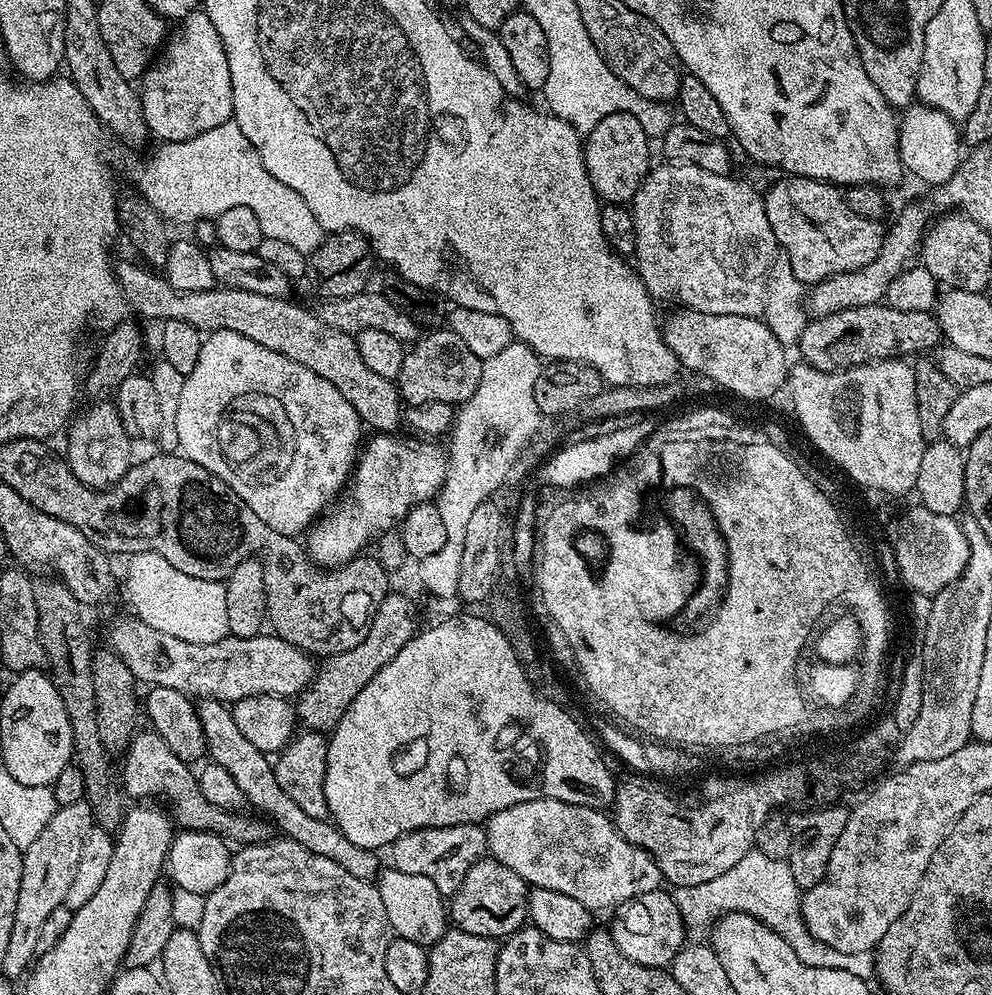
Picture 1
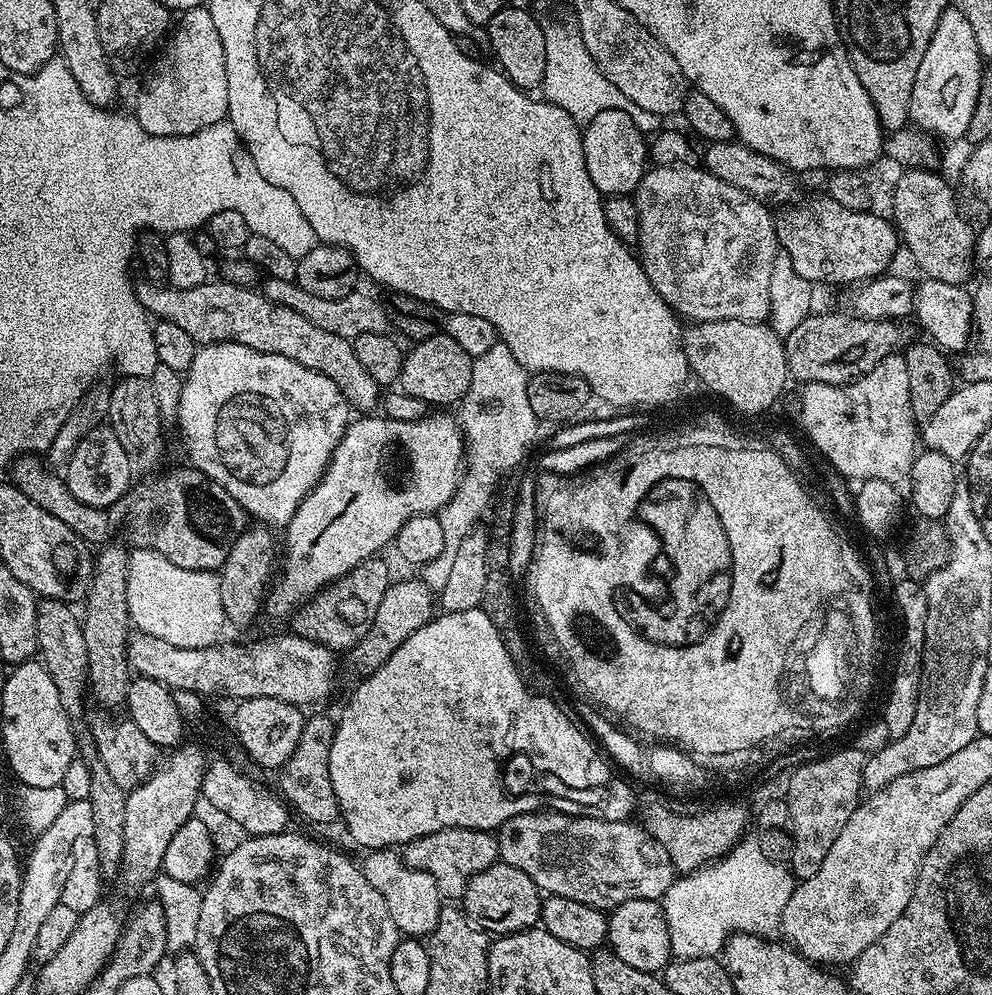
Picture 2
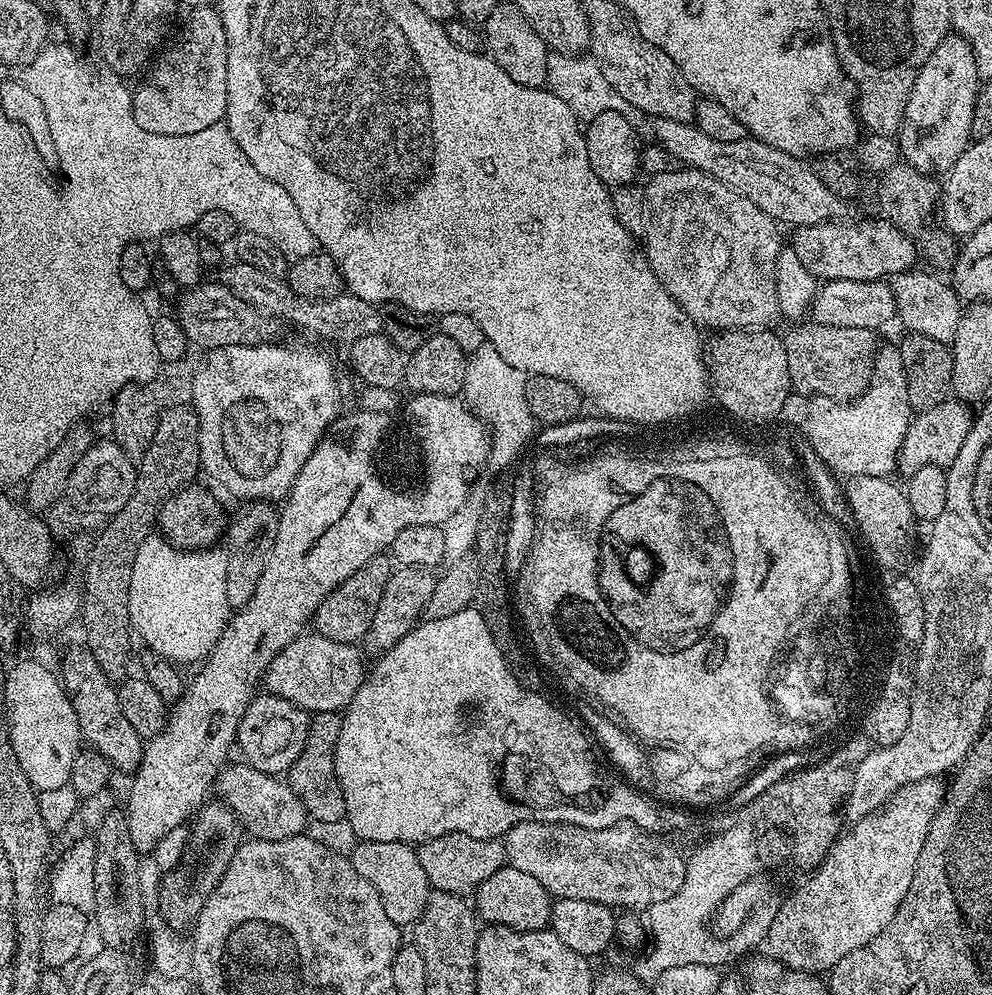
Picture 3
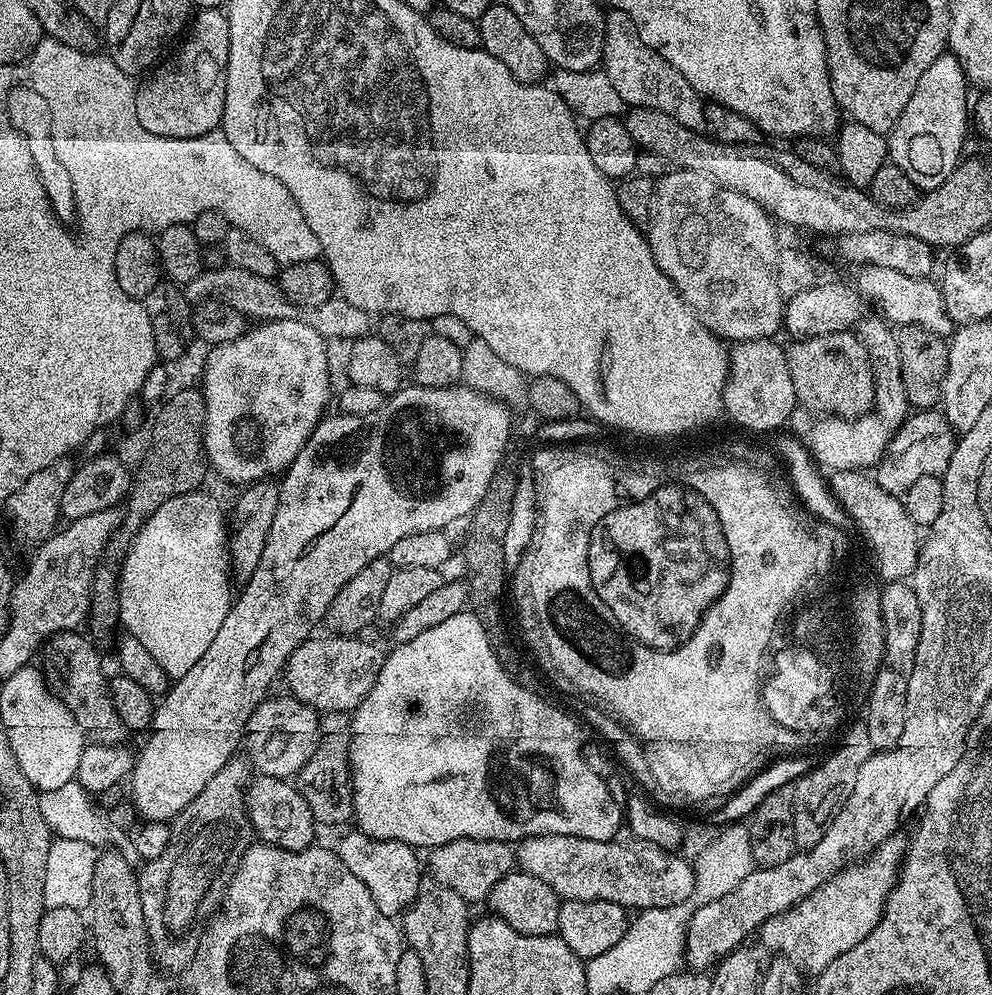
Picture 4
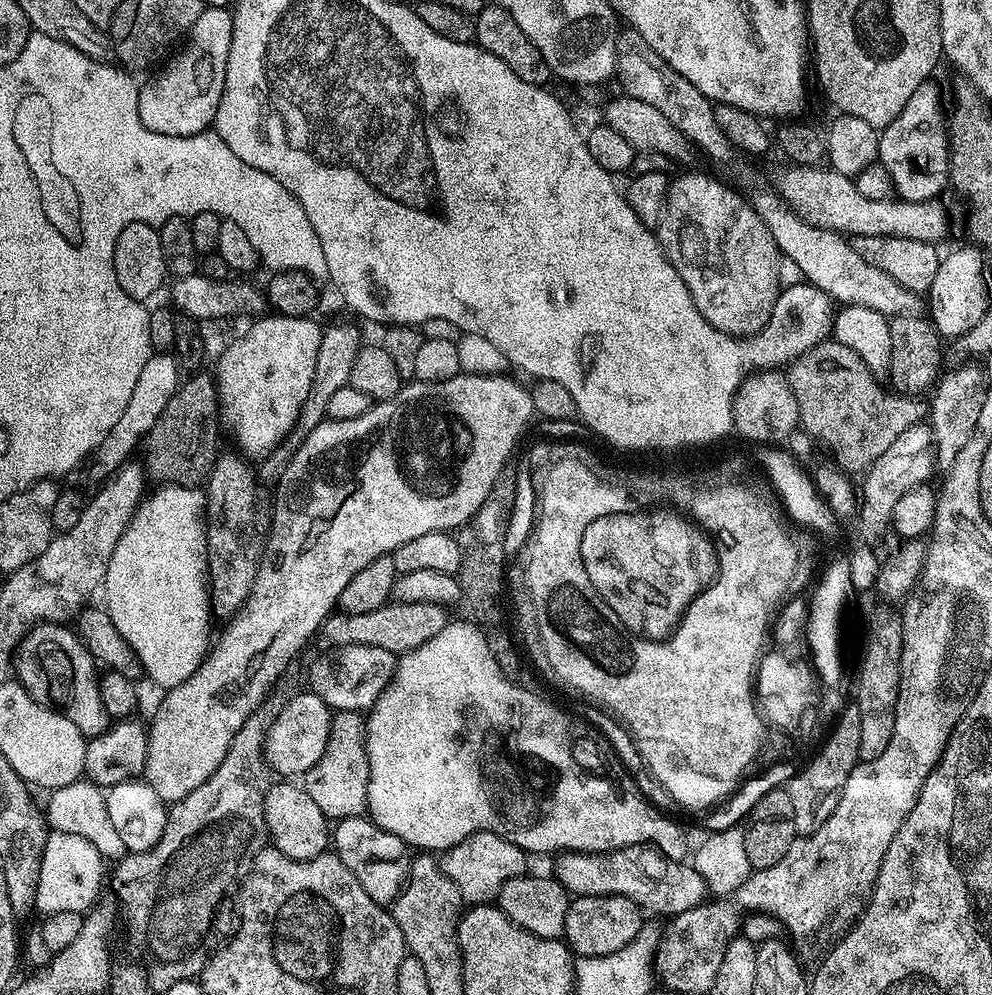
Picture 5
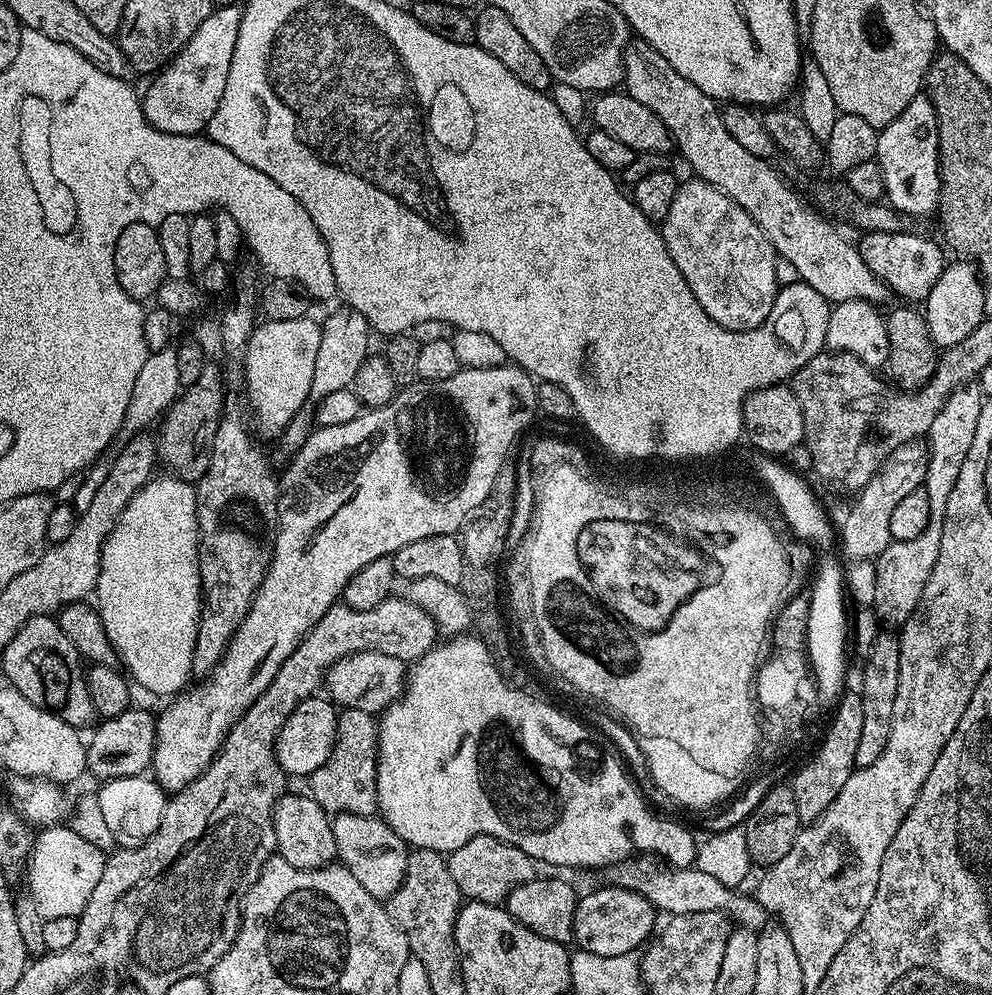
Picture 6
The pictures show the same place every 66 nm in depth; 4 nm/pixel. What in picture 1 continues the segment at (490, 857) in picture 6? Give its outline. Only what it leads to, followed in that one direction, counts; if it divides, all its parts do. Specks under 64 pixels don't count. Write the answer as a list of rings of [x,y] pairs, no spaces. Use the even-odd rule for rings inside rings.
[[[480,824],[419,828],[397,838],[390,846],[391,852],[391,867],[397,868],[402,874],[422,874],[422,878],[430,878],[430,882],[438,886],[445,898],[451,898],[458,886],[462,886],[466,870],[470,870],[474,862],[485,859],[488,852],[488,833]]]

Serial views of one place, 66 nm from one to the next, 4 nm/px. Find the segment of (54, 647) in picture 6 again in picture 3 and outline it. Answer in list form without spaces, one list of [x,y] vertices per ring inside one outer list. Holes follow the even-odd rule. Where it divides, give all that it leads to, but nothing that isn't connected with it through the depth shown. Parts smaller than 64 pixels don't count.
[[[83,646],[70,649],[60,660],[58,675],[64,685],[64,692],[74,706],[80,735],[86,741],[87,747],[101,752],[117,773],[135,773],[144,757],[145,737],[140,736],[138,730],[130,726],[126,714],[122,714],[117,685],[108,679],[102,666],[94,662],[94,654],[90,654]]]

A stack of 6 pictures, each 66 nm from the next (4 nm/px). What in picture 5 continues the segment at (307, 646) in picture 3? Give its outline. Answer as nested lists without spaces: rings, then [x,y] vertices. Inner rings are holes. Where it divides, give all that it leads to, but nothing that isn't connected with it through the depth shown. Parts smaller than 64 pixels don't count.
[[[341,644],[329,649],[309,666],[307,687],[336,712],[363,713],[371,709],[396,672],[397,653],[369,644]]]

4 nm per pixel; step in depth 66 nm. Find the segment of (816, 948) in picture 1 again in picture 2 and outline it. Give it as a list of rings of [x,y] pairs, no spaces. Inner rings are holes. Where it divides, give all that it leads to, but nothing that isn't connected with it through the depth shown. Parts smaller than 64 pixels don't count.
[[[755,838],[741,839],[719,860],[697,872],[677,875],[662,897],[673,957],[677,960],[716,958],[723,953],[729,936],[737,932],[775,933],[797,883],[785,865],[770,862],[762,854],[762,846],[758,846]]]

